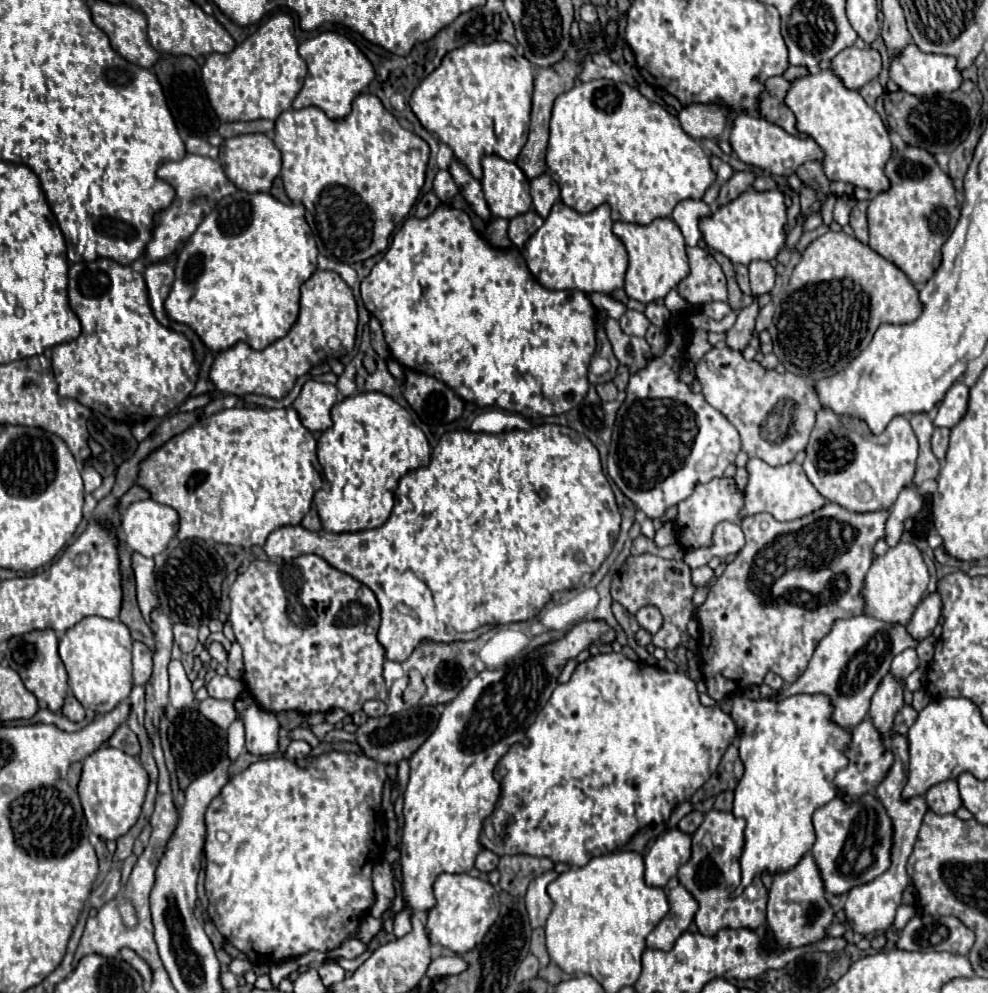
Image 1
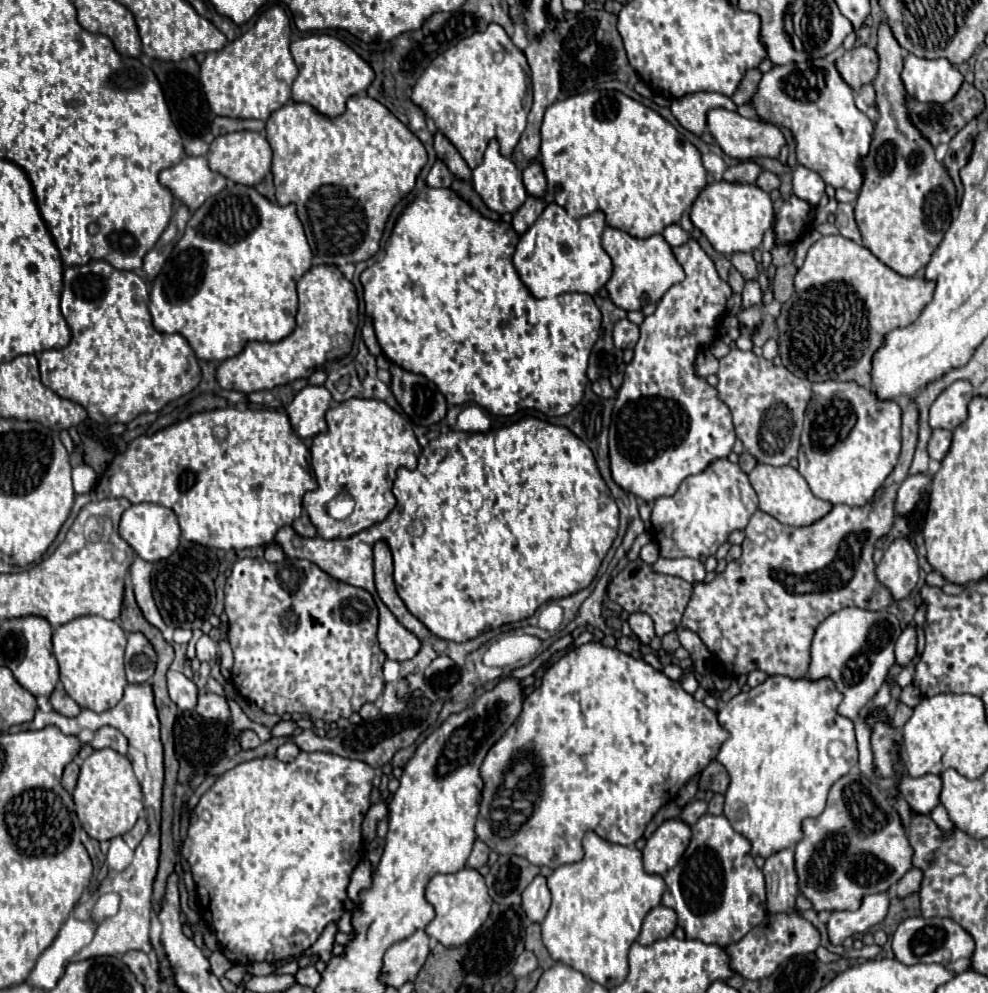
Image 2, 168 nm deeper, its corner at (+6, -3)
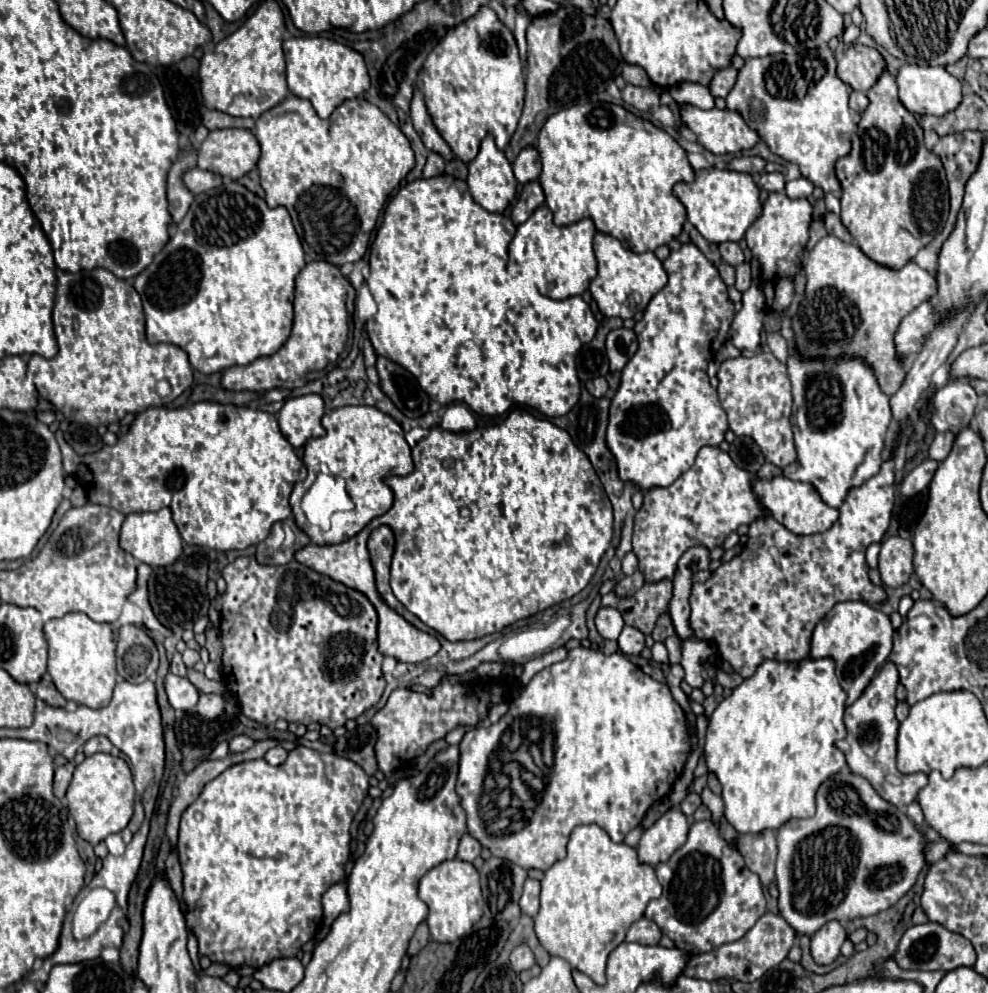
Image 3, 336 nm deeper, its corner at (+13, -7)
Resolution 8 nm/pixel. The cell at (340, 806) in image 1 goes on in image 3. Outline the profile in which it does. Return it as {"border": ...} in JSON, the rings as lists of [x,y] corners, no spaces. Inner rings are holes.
{"border":[[[298,745],[296,749],[292,749],[288,753],[288,759],[282,765],[272,767],[264,759],[254,759],[254,761],[236,763],[234,767],[228,767],[222,775],[212,779],[202,789],[198,799],[184,811],[182,821],[180,821],[180,835],[178,835],[178,853],[180,853],[180,865],[182,865],[182,901],[186,903],[188,929],[198,939],[198,953],[206,955],[210,961],[220,961],[228,965],[250,965],[250,967],[262,967],[278,957],[294,957],[300,951],[300,947],[314,937],[314,931],[322,921],[322,903],[320,903],[322,895],[326,893],[330,885],[344,879],[344,867],[350,855],[350,825],[358,807],[368,795],[368,789],[370,789],[368,775],[362,771],[362,767],[358,767],[356,763],[350,763],[350,759],[342,759],[330,753],[318,753],[304,745]],[[196,909],[200,911],[198,915],[200,919],[202,919],[202,911],[204,909],[208,911],[206,917],[212,923],[210,927],[204,927],[204,923],[200,923],[200,919],[192,913]]]}

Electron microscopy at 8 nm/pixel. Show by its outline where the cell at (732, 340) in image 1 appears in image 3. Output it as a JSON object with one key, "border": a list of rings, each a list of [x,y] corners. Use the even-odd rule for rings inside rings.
{"border":[[[744,261],[736,267],[736,289],[744,293],[750,287],[750,281],[752,281],[750,279],[750,263]]]}

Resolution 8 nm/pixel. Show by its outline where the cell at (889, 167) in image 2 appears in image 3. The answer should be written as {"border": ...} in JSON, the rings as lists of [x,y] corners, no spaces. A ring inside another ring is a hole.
{"border":[[[884,71],[868,91],[870,105],[862,113],[852,149],[836,161],[842,185],[842,223],[856,245],[876,263],[890,269],[904,267],[928,245],[948,219],[948,183],[942,161],[926,149],[922,127],[900,103],[894,77]]]}

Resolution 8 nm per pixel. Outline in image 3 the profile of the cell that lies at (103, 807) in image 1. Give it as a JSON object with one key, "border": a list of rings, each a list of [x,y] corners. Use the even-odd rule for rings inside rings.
{"border":[[[94,753],[86,757],[74,769],[74,777],[66,793],[68,809],[76,821],[78,835],[92,845],[104,841],[112,833],[120,833],[128,825],[134,813],[134,797],[136,791],[130,767],[124,759],[112,757],[110,753]]]}

